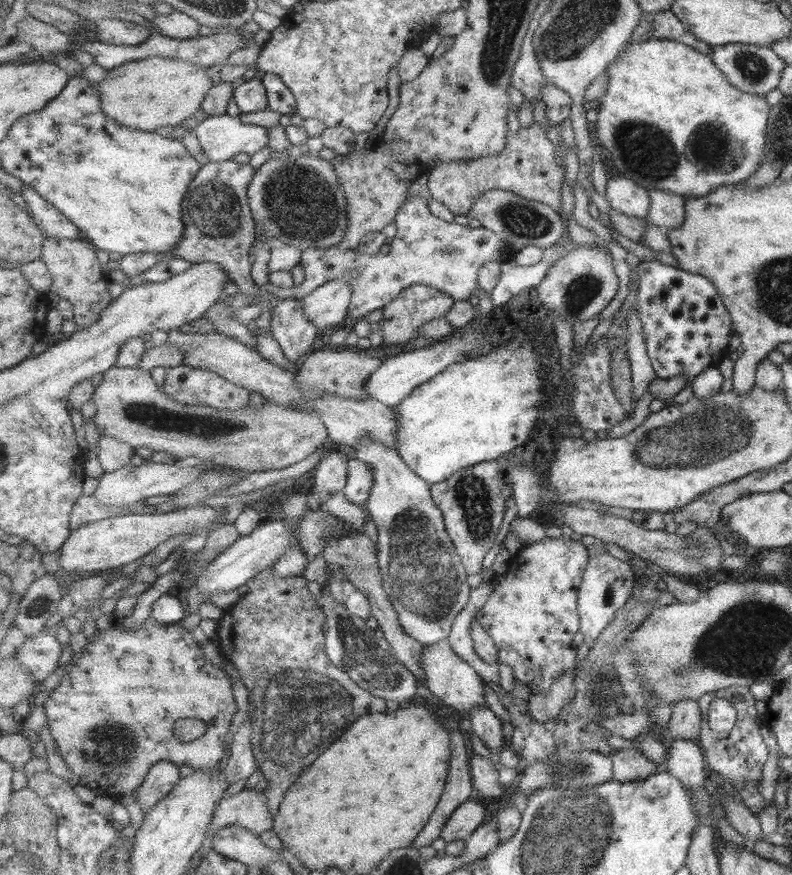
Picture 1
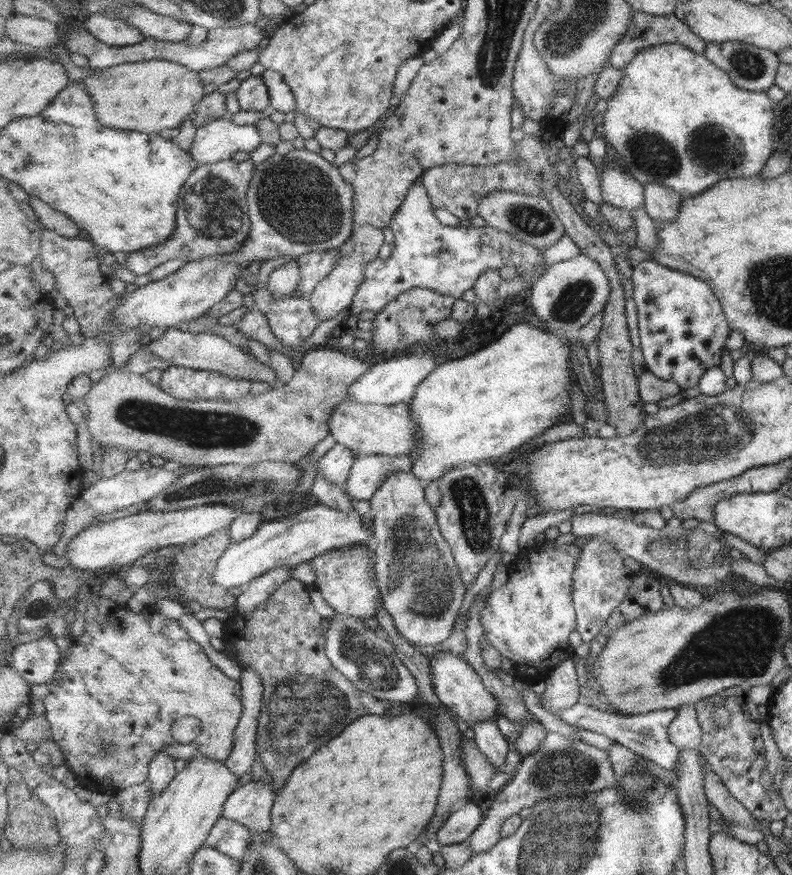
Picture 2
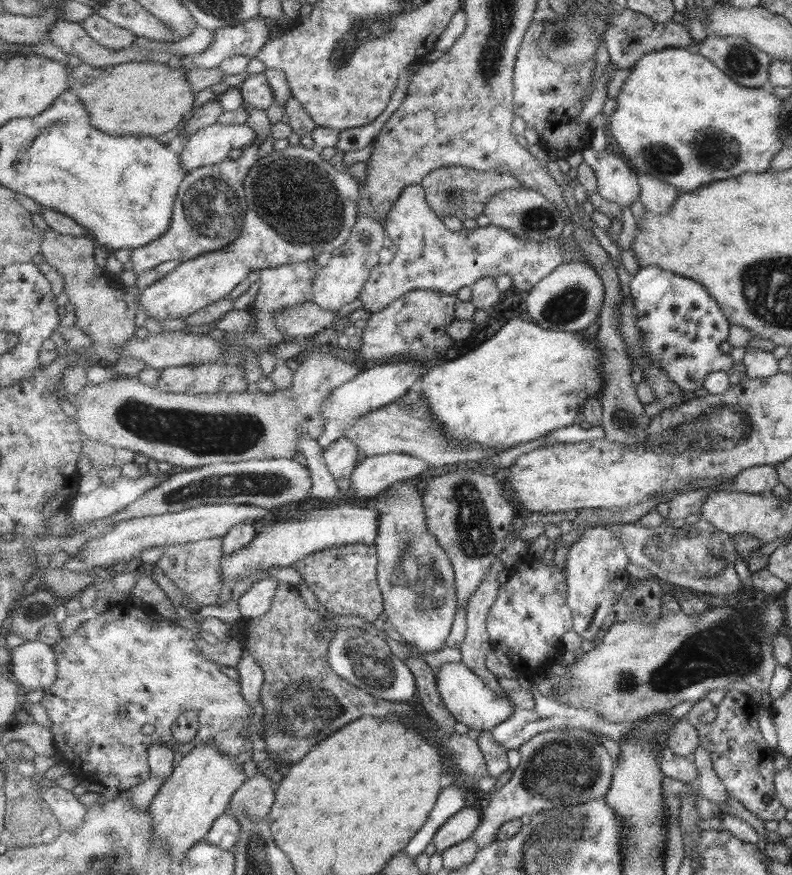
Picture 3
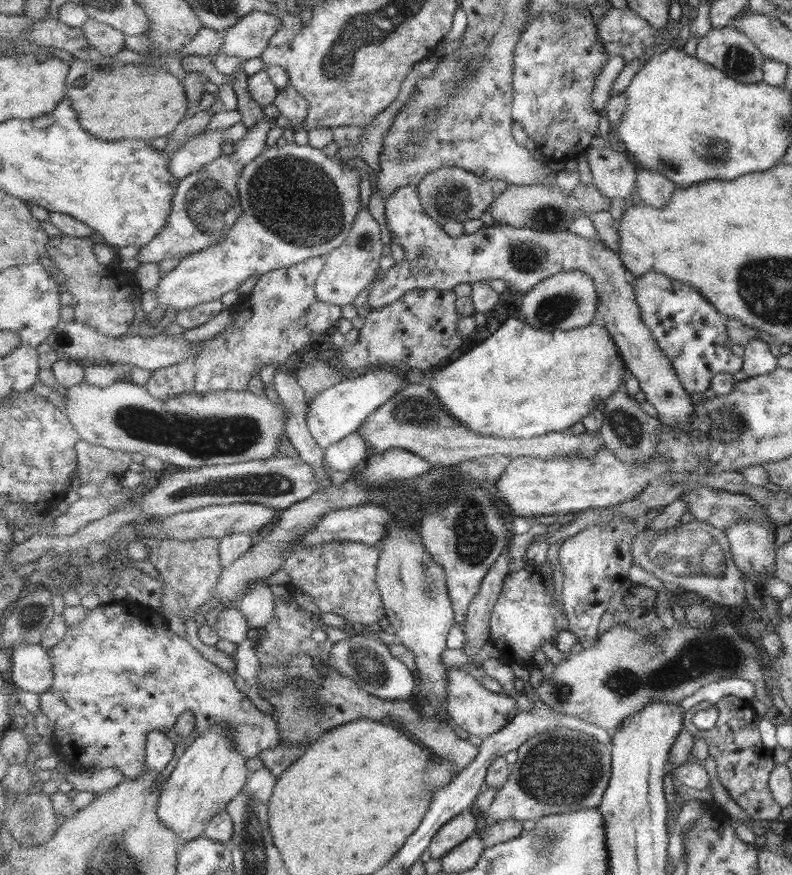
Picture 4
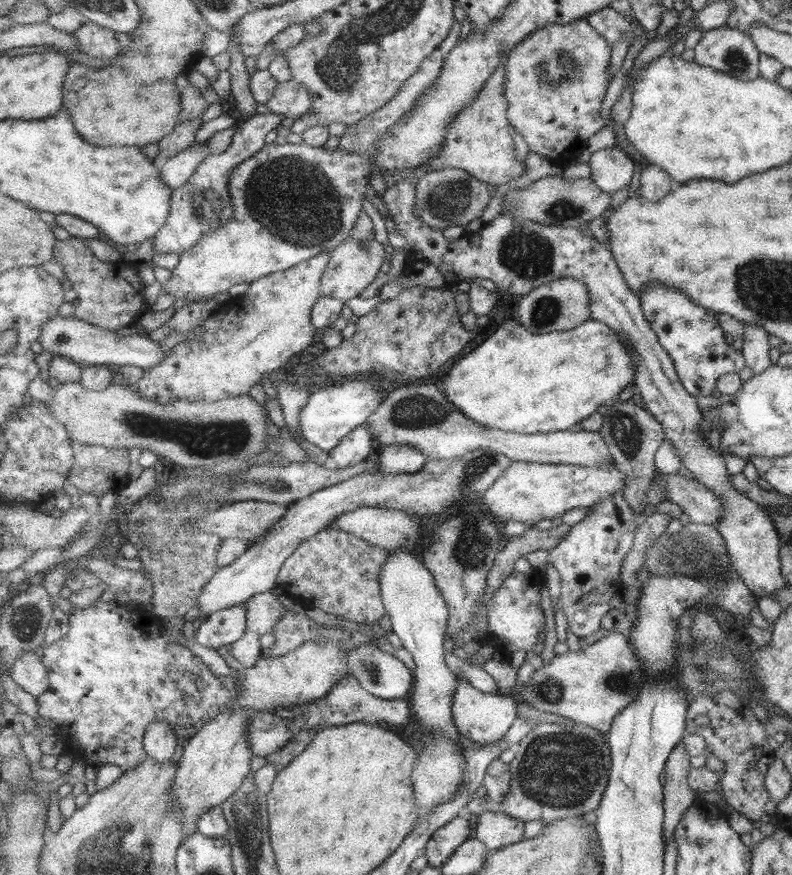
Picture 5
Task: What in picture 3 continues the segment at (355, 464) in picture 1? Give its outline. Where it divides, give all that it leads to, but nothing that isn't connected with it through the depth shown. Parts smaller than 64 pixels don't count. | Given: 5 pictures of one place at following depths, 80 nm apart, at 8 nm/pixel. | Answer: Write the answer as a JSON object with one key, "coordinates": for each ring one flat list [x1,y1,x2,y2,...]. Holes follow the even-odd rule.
{"coordinates":[[389,453,364,457,349,478,351,491,357,498,372,501,391,485,420,476,430,467,421,458,410,454]]}

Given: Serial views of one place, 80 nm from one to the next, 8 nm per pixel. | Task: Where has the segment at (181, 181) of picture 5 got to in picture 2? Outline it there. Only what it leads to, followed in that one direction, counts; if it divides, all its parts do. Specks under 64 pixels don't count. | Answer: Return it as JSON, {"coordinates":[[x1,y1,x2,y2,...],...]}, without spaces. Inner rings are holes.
{"coordinates":[[229,118,208,122,196,129,189,152,200,164,229,162,237,150,253,152,264,142,256,125,237,125]]}

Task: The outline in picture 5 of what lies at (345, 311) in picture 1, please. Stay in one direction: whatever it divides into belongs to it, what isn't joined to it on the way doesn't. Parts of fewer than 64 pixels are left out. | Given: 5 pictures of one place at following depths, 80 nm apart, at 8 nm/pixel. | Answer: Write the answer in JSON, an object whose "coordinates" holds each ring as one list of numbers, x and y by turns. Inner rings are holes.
{"coordinates":[[362,211,355,228,349,233,349,238,330,253,328,269,325,270,323,281,321,281,322,296,329,296,343,302,359,297,361,292,367,286,371,286,375,278,379,276,381,266,386,261,385,256,387,252,385,252,385,246,376,239,373,220]]}

